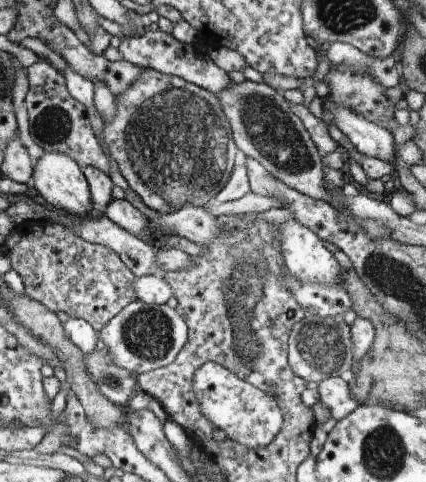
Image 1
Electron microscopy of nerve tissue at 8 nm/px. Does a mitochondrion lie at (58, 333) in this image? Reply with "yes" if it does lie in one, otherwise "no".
no

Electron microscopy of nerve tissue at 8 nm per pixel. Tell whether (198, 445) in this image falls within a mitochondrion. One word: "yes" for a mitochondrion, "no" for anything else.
no

